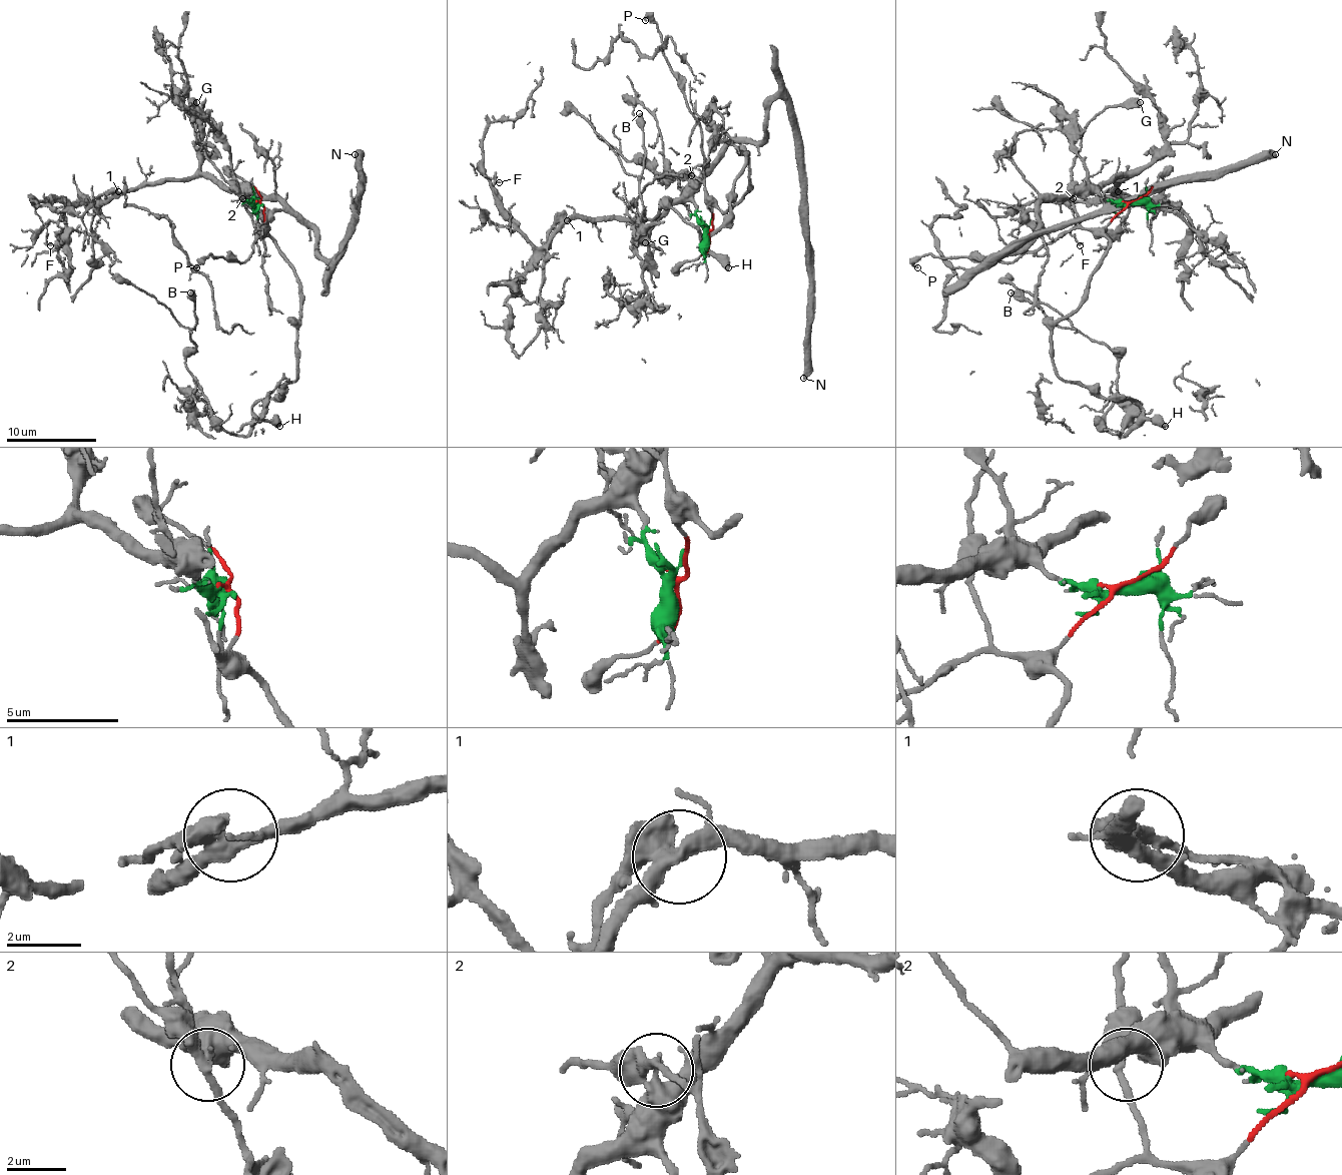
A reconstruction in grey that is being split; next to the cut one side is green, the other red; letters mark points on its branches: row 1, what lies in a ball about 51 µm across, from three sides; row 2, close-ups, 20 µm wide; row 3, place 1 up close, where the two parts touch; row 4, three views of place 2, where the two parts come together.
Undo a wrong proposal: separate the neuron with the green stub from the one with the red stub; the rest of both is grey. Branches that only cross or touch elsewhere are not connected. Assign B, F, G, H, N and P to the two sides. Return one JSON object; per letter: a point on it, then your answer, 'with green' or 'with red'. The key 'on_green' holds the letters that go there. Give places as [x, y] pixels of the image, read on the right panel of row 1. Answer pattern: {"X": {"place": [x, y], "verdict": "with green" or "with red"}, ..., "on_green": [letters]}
{"B": {"place": [1011, 292], "verdict": "with red"}, "F": {"place": [1080, 245], "verdict": "with green"}, "G": {"place": [1140, 102], "verdict": "with red"}, "H": {"place": [1165, 426], "verdict": "with red"}, "N": {"place": [1275, 154], "verdict": "with green"}, "P": {"place": [917, 267], "verdict": "with red"}, "on_green": ["F", "N"]}

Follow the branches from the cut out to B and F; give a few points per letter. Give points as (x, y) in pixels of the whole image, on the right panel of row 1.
B: (1132, 202), (1053, 329), (1051, 363), (1132, 398), (1143, 416), (1125, 434), (1105, 428), (1118, 356), (1011, 292)
F: (1132, 202), (1098, 191), (1127, 176), (1116, 189), (1145, 202), (1076, 200), (1071, 234), (1080, 245)

